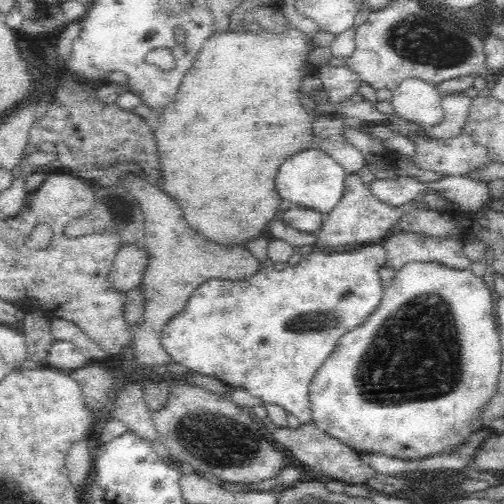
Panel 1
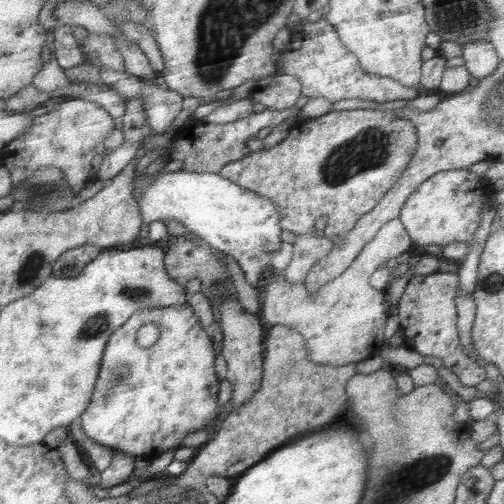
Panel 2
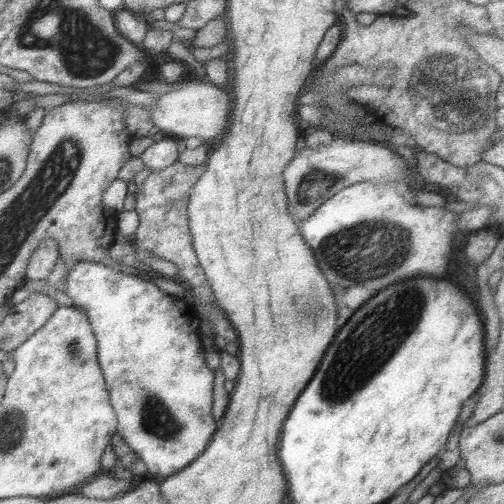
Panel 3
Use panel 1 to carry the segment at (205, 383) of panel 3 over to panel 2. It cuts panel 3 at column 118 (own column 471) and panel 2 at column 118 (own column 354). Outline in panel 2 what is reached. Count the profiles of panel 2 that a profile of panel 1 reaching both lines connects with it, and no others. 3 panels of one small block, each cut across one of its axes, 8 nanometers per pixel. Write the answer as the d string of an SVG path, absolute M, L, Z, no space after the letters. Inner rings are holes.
M183 304L177 308L151 308L143 312L139 310L107 344L105 364L101 368L101 380L97 380L93 404L81 418L83 428L91 440L133 456L143 456L147 460L155 460L171 448L179 450L193 432L207 428L217 414L223 414L223 406L217 404L219 380L215 376L213 360L215 352L211 338L203 332L201 318L195 314L193 304ZM145 324L155 324L161 330L159 342L151 348L143 348L137 342L139 330Z

